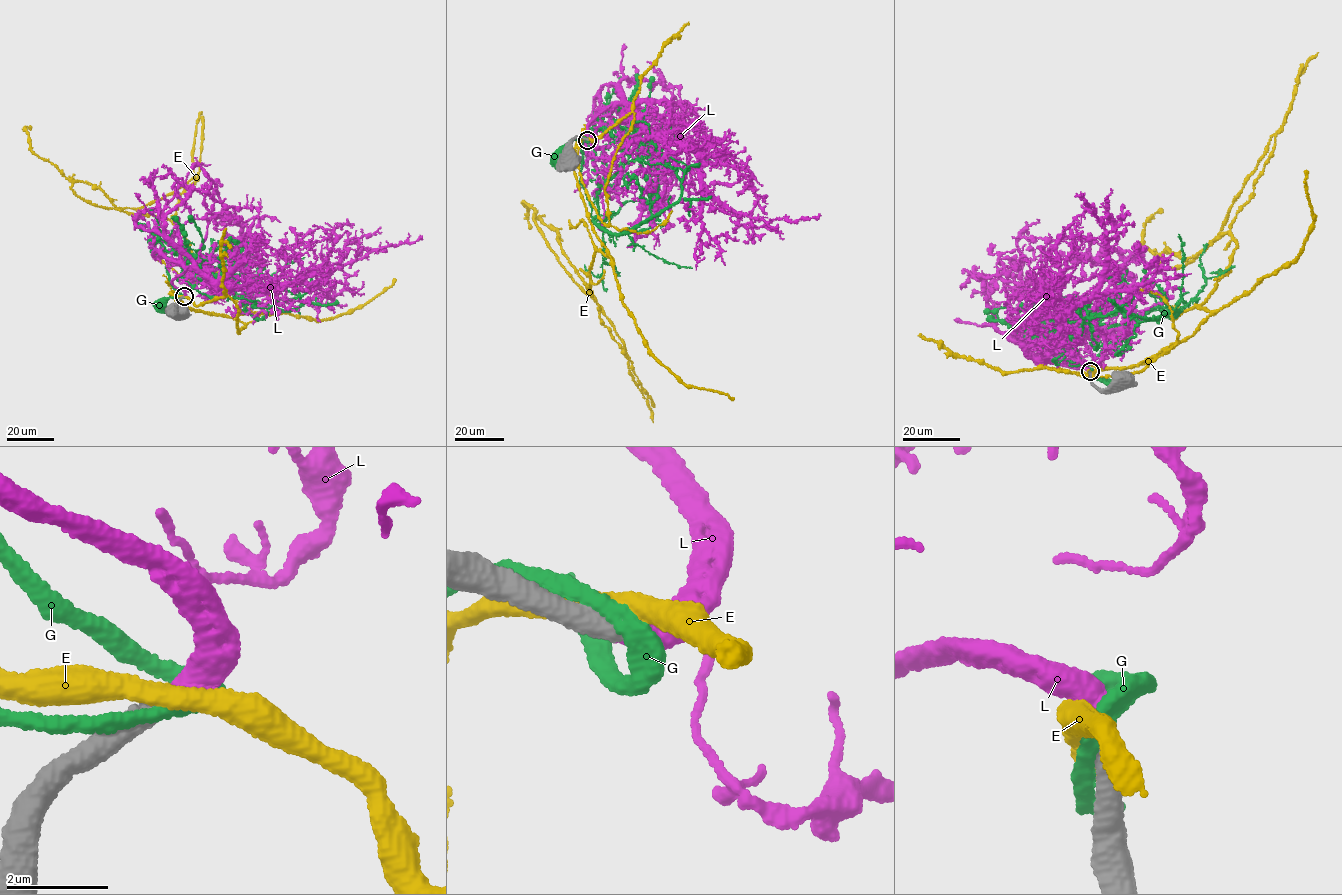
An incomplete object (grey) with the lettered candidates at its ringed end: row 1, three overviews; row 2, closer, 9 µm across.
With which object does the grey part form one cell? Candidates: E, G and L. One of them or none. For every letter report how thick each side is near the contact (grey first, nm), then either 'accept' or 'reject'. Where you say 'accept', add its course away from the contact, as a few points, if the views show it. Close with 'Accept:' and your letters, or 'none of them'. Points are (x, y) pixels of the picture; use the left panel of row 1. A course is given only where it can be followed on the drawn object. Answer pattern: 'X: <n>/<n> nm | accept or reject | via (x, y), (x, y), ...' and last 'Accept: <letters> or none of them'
E: 480/400 nm | reject
G: 550/280 nm | reject
L: 440/440 nm | accept | via (183, 296), (172, 283), (192, 265), (224, 286), (308, 286), (379, 248), (420, 238)
Accept: L

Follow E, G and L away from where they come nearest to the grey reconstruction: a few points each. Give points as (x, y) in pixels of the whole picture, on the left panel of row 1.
E: (183, 296), (248, 311), (168, 219), (71, 188), (134, 209), (180, 188), (202, 111)
G: (182, 297), (165, 298), (159, 308)
L: (183, 296), (172, 283), (192, 265), (224, 286), (308, 286), (379, 248), (420, 238)

